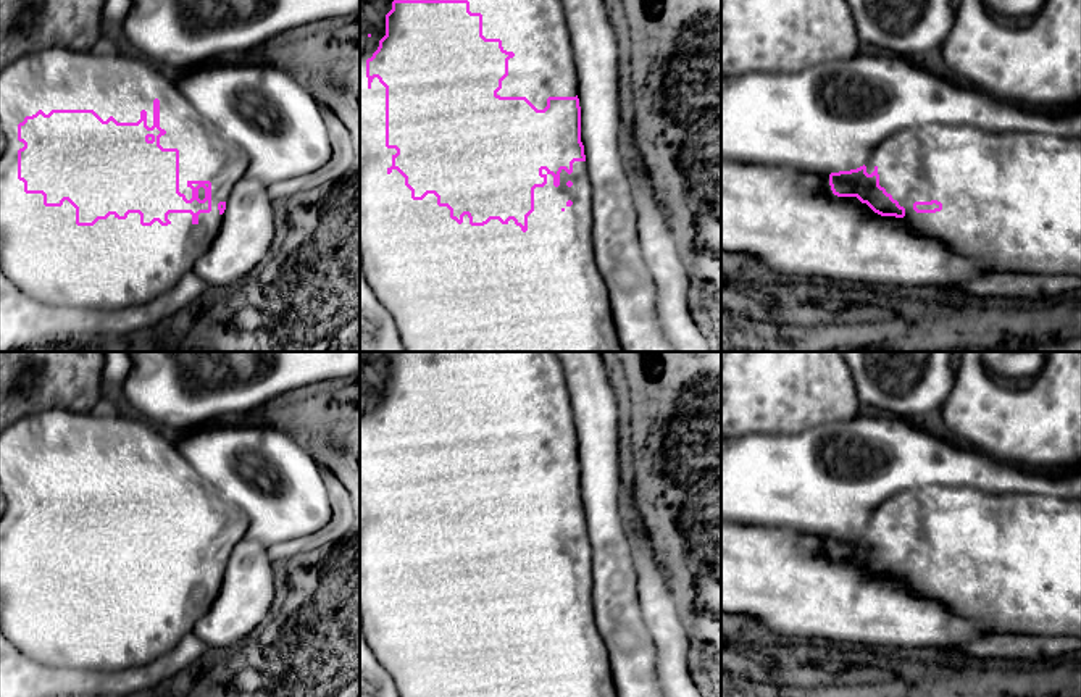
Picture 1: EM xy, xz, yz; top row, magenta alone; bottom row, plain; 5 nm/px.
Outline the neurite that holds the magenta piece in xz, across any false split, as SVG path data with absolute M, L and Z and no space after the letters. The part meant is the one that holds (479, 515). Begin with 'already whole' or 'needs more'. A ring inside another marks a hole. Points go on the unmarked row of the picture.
needs more; M360 352L360 615L365 639L400 697L616 697L610 655L594 616L592 547L581 503L581 468L573 407L555 352Z

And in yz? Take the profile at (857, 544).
needs more; M931 484L891 495L863 528L831 534L829 547L834 557L857 558L881 578L904 579L913 594L941 602L989 636L1081 639L1081 500Z

